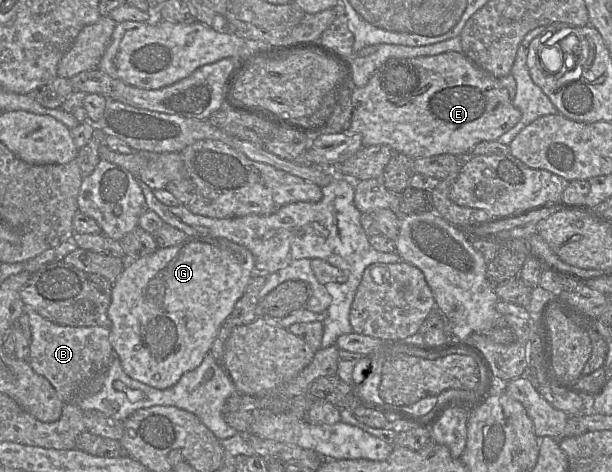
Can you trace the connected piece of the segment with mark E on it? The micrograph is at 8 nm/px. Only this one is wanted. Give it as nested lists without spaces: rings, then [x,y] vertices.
[[[446,52],[432,56],[419,57],[389,56],[371,72],[364,85],[356,86],[348,79],[346,84],[339,90],[337,102],[329,123],[320,132],[312,134],[310,137],[317,134],[331,133],[360,134],[364,147],[371,145],[387,145],[394,152],[405,154],[412,159],[441,154],[469,156],[470,151],[478,143],[482,141],[497,140],[501,135],[515,126],[520,118],[521,112],[514,106],[507,89],[503,86],[500,79],[478,67],[465,56],[463,52]]]

